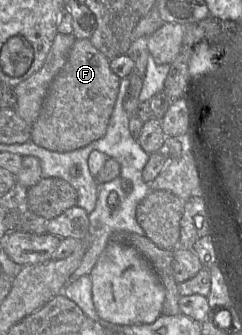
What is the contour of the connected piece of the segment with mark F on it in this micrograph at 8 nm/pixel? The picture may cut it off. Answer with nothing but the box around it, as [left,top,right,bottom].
[31,39,120,152]

